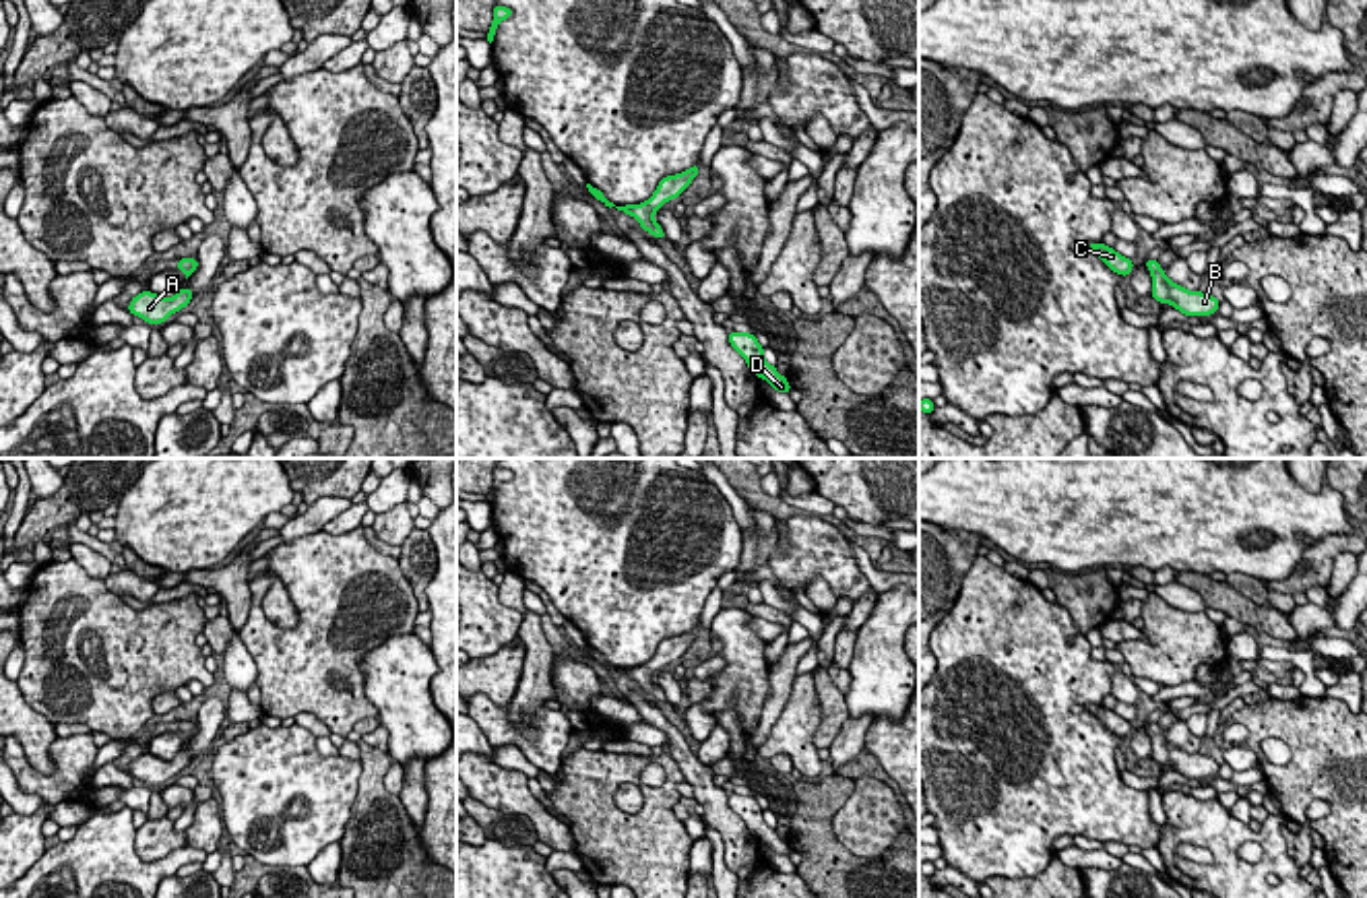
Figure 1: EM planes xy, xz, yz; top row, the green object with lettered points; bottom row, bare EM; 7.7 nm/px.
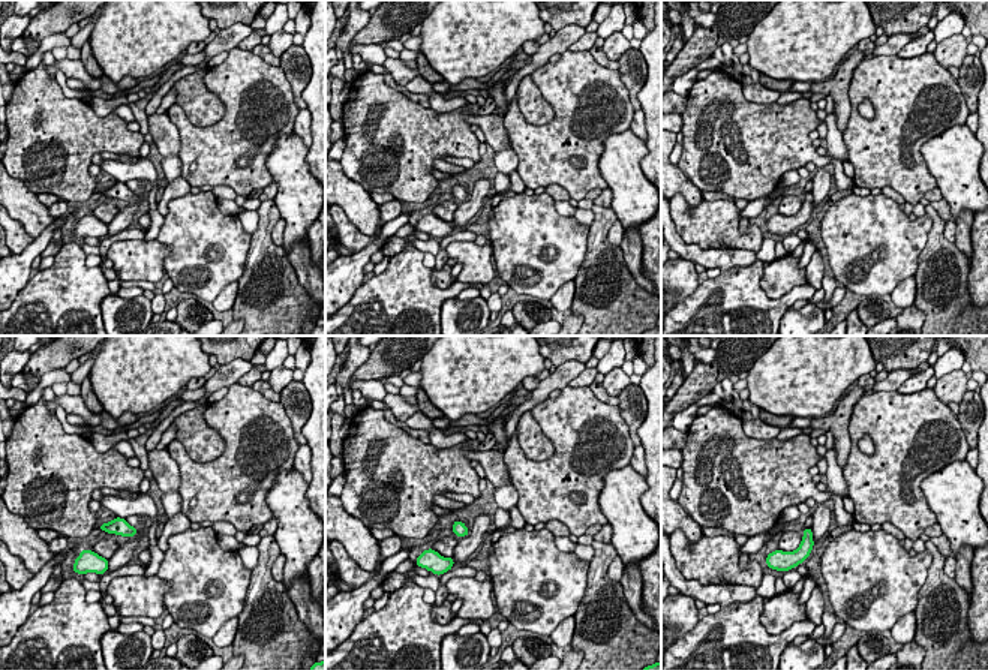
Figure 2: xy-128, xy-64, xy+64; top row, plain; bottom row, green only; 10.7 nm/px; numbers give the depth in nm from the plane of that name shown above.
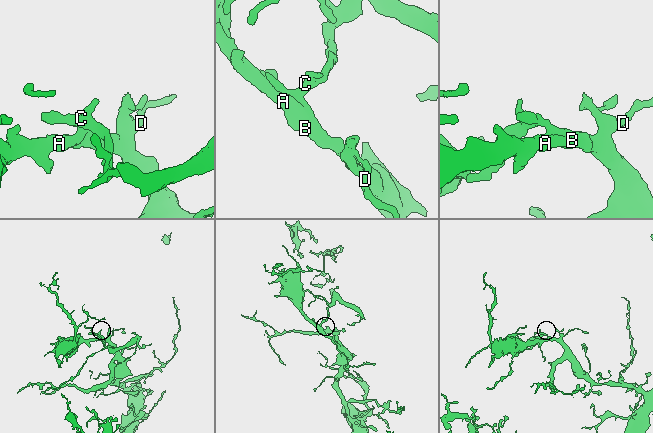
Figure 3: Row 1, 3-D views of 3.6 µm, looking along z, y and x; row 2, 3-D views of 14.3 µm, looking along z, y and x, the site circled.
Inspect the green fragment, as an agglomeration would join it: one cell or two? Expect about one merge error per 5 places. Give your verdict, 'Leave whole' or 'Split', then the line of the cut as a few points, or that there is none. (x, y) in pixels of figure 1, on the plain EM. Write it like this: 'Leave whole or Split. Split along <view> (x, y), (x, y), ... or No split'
Leave whole. No split

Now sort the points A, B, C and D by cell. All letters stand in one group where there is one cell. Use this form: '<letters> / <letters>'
A B C D

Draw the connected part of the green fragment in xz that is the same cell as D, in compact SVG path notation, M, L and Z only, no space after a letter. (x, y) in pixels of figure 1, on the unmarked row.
M729 795L729 807L745 822L748 830L766 842L776 855L791 855L791 846L764 822L764 809L752 795Z

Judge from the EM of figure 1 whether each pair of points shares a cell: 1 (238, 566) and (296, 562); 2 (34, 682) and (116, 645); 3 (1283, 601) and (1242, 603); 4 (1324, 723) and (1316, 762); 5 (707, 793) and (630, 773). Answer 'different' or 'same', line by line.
1: different
2: same
3: different
4: same
5: different

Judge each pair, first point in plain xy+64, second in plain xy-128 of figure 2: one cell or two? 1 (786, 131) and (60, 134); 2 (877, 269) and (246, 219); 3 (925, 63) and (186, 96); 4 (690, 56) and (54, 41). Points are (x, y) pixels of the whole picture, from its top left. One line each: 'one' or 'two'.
1: one
2: two
3: two
4: two

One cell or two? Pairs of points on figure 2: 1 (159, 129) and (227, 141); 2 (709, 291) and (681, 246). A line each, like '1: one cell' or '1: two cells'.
1: two cells
2: two cells

